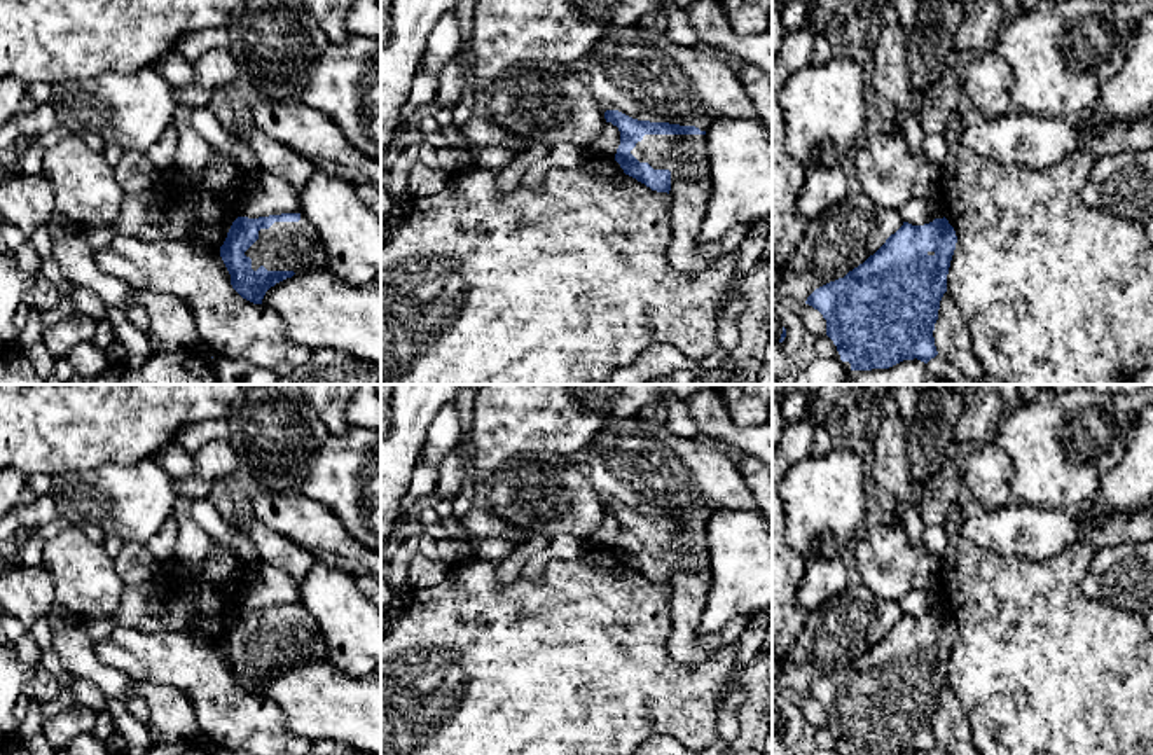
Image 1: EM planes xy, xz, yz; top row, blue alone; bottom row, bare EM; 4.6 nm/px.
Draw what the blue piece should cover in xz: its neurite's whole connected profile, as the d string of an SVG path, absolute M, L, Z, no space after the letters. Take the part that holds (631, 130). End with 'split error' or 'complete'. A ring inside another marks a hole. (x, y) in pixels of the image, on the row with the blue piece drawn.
M606 110L604 119L620 131L615 161L624 173L652 190L671 196L669 264L685 274L697 274L716 259L737 252L746 227L734 227L711 245L699 243L711 192L706 131L695 126L638 121L618 110Z; split error

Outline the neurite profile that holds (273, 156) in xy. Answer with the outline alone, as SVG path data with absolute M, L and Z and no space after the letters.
M259 128L248 131L245 140L252 147L252 152L262 170L287 180L297 190L300 190L318 170L318 164L274 138L269 138Z

